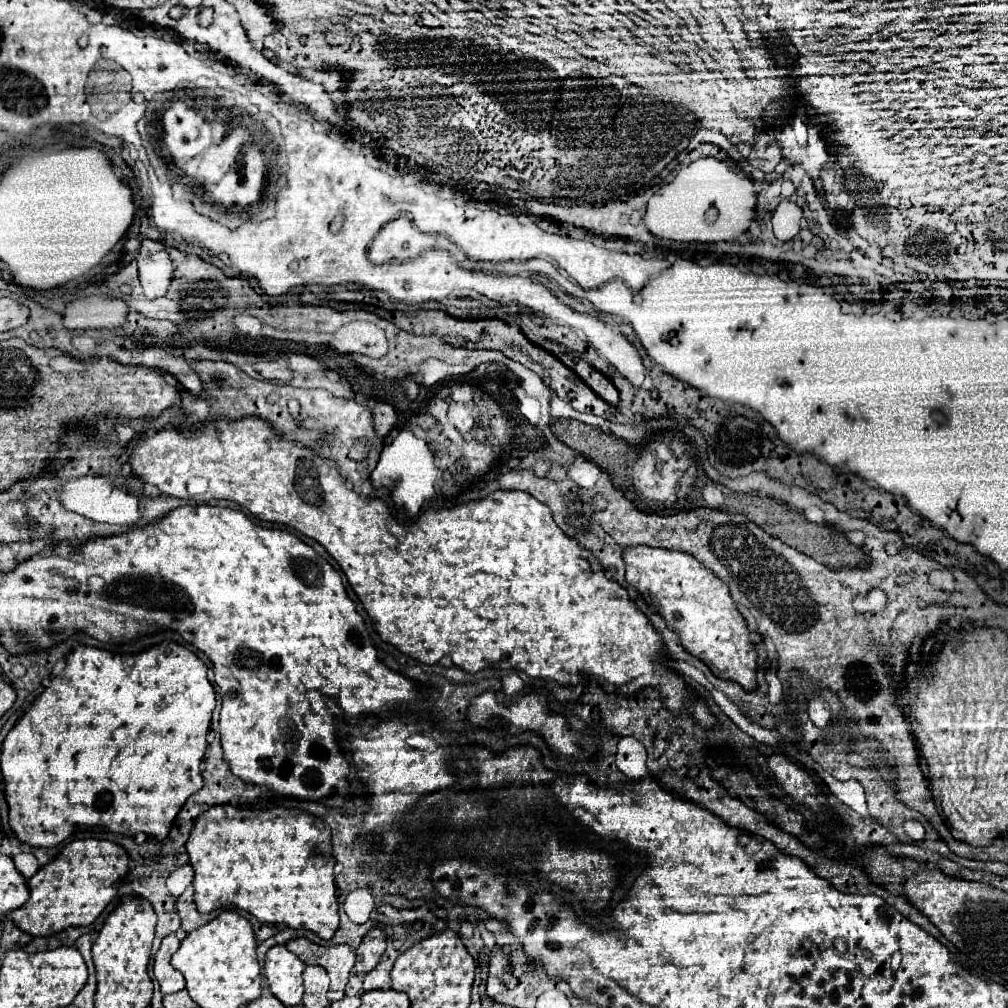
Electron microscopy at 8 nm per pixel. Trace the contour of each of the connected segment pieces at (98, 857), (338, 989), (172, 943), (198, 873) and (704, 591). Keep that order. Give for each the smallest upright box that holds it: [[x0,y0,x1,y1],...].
[[12,838,128,938],[286,938,356,1002],[154,934,184,994],[186,804,338,940],[624,546,758,690]]

